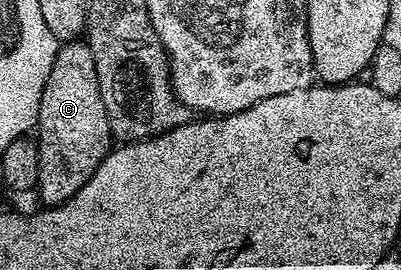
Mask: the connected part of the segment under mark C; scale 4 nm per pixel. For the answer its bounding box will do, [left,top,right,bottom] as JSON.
[35,40,115,206]

